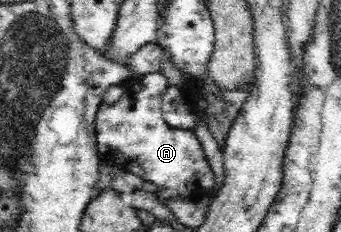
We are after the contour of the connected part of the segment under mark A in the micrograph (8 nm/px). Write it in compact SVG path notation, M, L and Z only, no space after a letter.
M152 72L145 75L135 75L124 82L123 96L115 104L102 102L96 112L95 130L96 142L100 161L109 161L120 168L133 172L143 180L157 185L155 197L165 204L169 198L191 197L197 188L213 190L215 175L210 169L209 162L203 155L202 144L192 129L174 128L167 124L161 112L161 100L166 94L168 80L160 72Z

